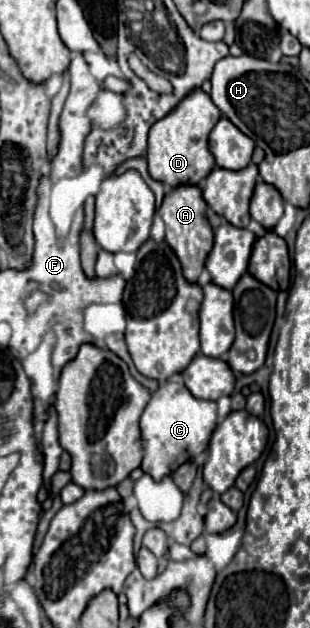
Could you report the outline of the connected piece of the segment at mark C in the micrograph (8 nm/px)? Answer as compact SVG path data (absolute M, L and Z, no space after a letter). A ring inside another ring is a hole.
M181 382L161 384L145 412L141 416L141 434L145 440L145 456L143 456L143 472L151 474L155 480L163 476L171 476L185 460L193 460L201 452L205 452L205 444L209 444L209 436L213 434L217 422L217 404L211 400L195 398Z

